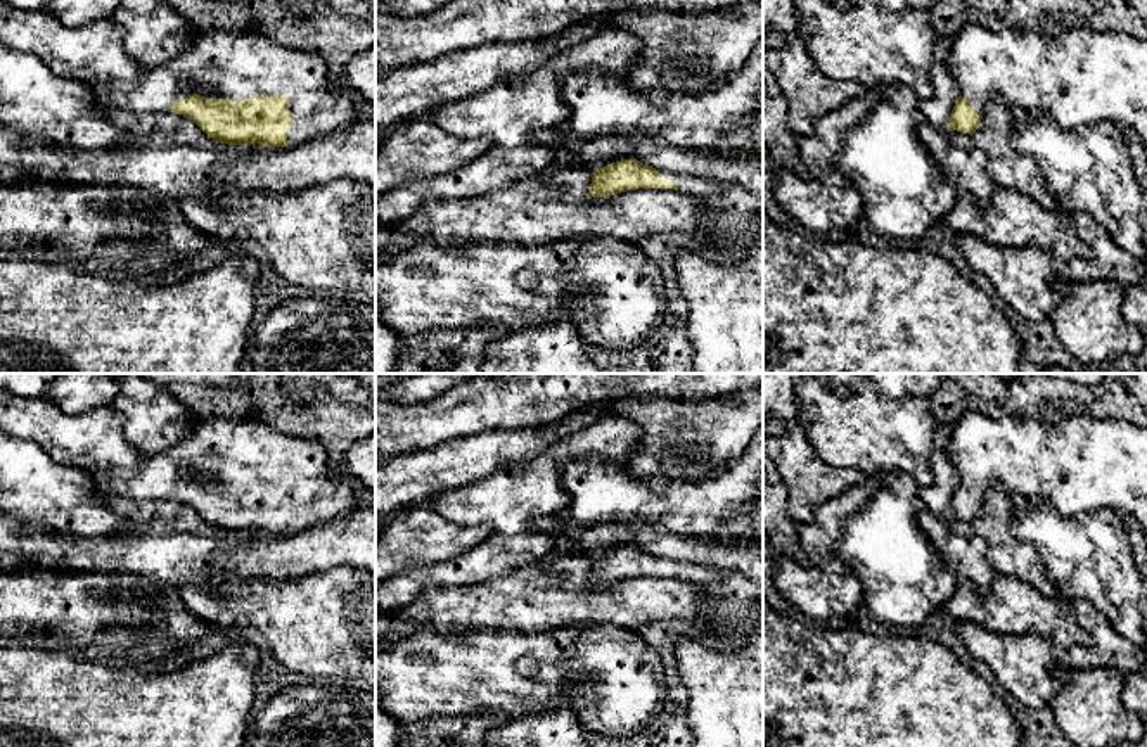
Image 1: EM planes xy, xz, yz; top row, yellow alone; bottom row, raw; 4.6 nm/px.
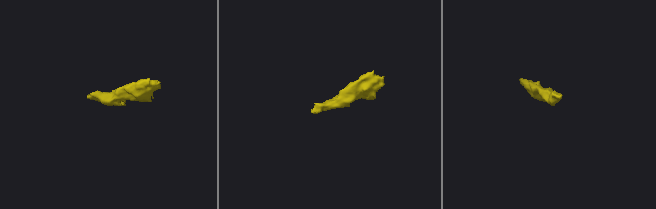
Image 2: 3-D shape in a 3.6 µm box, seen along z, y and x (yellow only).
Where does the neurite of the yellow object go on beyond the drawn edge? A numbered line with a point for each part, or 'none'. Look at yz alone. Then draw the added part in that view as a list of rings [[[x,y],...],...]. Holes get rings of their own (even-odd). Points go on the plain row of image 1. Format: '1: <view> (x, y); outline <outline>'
1: yz (1078, 464); outline [[[965,412],[953,424],[948,460],[960,482],[981,503],[988,488],[1000,484],[1019,503],[1045,500],[1064,517],[1078,517],[1100,508],[1118,512],[1121,517],[1135,517],[1147,540],[1147,425],[1067,413],[1057,413],[1052,418],[1005,413],[1000,418],[991,418],[983,412]]]

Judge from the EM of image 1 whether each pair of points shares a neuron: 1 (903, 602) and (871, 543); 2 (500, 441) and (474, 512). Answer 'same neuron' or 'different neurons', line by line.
1: same neuron
2: different neurons

